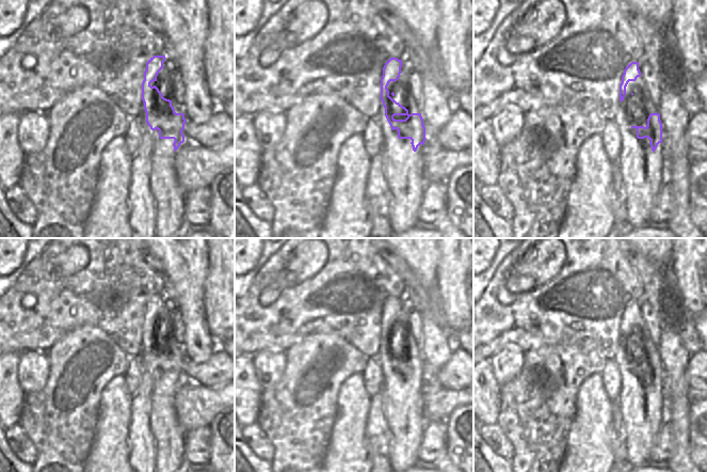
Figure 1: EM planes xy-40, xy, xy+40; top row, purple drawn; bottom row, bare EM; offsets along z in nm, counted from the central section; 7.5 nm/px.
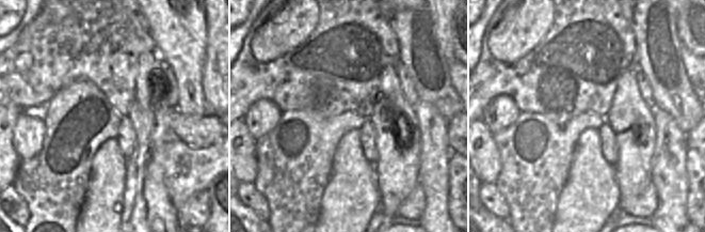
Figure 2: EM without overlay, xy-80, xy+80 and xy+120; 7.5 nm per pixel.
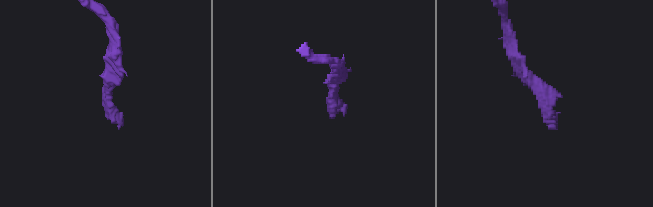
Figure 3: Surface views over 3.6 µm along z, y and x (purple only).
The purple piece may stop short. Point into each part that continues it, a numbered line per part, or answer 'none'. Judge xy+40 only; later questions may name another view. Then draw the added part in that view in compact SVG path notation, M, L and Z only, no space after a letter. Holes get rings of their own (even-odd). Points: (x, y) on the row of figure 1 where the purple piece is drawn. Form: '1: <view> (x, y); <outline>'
1: xy+40 (643, 170); M641 77L629 81L626 95L613 119L620 129L622 151L617 159L626 189L626 221L630 229L647 226L649 213L664 183L662 143L652 151L648 138L638 139L636 126L647 126L650 113L658 113Z

